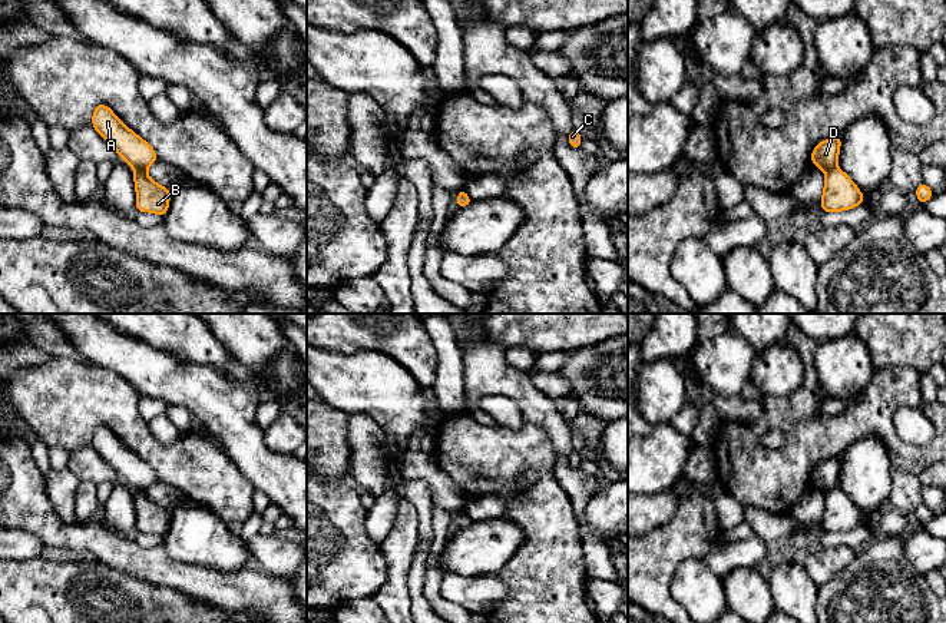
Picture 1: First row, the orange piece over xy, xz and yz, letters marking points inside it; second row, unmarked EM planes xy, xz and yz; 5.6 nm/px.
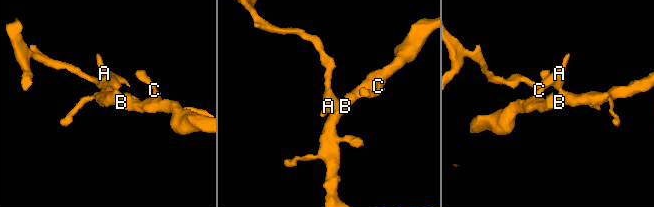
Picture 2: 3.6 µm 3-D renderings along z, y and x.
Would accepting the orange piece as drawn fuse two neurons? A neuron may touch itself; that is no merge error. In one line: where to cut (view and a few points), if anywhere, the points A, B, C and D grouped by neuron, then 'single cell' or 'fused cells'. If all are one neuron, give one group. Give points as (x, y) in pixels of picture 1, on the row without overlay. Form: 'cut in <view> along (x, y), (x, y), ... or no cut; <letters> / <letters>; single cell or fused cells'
cut in yz along (834, 486), (826, 493); A D / B C; fused cells

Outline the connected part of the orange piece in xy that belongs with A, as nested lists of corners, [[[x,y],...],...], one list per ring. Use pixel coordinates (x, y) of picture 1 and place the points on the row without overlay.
[[[99,424],[95,428],[92,447],[125,480],[128,487],[145,491],[158,481],[152,467],[133,454],[109,427]]]

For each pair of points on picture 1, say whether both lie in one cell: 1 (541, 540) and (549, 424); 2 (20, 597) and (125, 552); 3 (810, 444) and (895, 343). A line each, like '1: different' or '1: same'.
1: different
2: different
3: different

